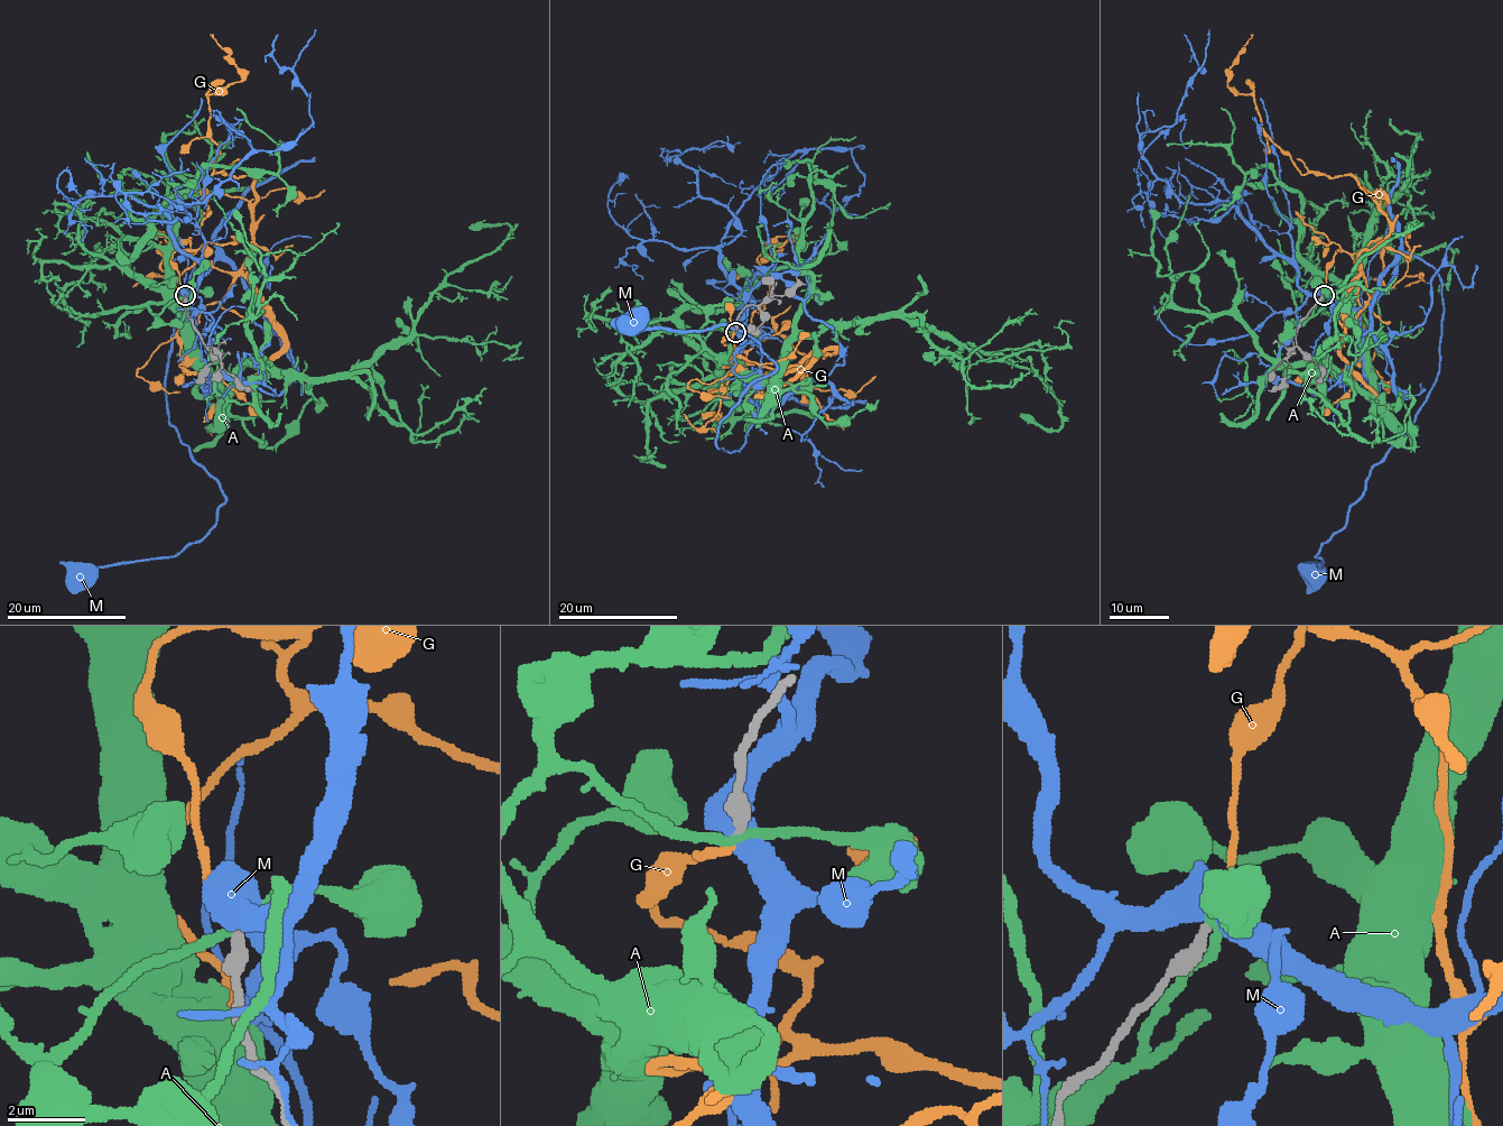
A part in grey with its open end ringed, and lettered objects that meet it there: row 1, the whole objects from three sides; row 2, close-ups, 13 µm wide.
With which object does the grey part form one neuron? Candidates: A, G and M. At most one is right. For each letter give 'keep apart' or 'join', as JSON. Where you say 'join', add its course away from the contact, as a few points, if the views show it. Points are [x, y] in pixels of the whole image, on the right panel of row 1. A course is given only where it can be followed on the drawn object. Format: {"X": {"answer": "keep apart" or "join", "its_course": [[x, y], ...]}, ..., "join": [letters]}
{"A": {"answer": "keep apart"}, "G": {"answer": "join", "its_course": [[1325, 294], [1334, 254], [1362, 271], [1390, 220], [1350, 175], [1302, 174], [1252, 95], [1227, 86], [1252, 34]]}, "M": {"answer": "keep apart"}, "join": ["G"]}

